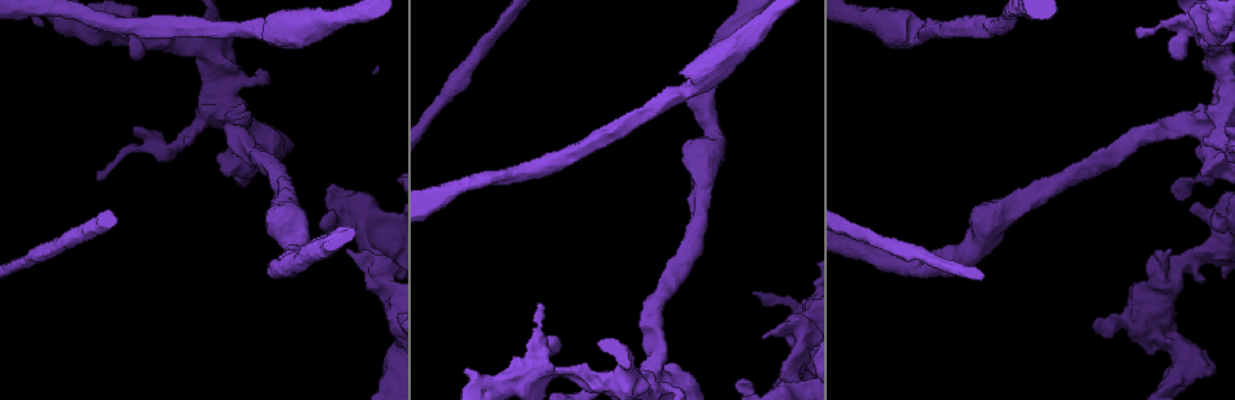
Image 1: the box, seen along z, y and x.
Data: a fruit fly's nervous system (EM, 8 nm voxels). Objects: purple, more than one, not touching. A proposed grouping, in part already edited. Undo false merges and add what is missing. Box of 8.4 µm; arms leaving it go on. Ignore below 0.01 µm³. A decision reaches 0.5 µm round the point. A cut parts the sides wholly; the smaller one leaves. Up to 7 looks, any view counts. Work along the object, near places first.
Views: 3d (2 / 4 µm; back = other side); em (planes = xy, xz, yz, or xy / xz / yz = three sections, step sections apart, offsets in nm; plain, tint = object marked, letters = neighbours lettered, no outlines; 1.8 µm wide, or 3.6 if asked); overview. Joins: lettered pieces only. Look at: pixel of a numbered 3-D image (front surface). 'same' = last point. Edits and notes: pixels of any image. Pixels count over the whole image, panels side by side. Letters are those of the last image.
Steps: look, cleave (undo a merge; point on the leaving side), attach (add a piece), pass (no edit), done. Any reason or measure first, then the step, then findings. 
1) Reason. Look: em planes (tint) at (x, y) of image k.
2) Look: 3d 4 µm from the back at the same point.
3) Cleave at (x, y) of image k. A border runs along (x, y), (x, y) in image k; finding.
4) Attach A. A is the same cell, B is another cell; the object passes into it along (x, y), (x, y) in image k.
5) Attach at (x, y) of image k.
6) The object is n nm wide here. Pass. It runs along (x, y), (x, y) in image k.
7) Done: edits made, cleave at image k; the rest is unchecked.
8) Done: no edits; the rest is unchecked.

Sudden change in width. Look: 3d 4 µm at (537, 372) of image 1.

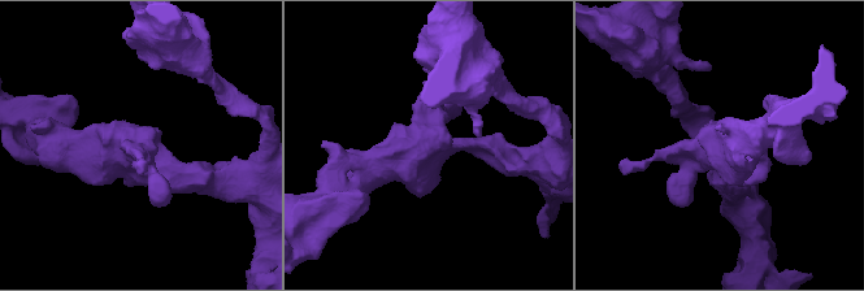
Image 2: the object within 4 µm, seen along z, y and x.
Look: em planes (plain) at (427, 148) of image 2.

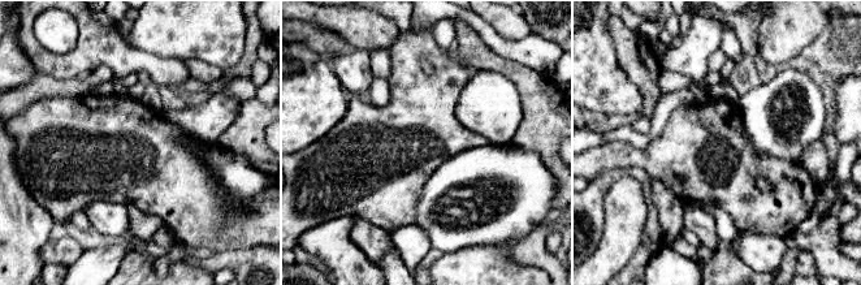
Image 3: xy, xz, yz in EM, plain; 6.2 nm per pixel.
Look: em planes (letters) at the same point.

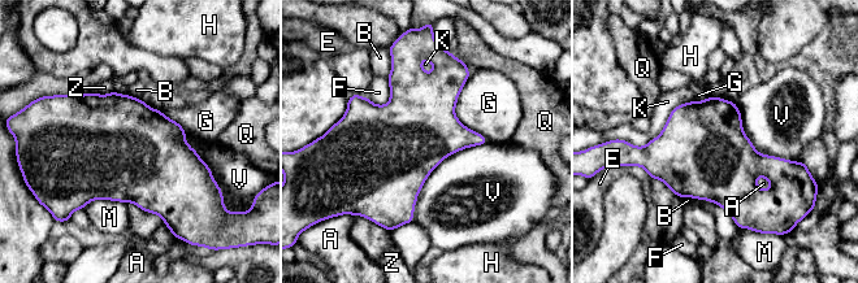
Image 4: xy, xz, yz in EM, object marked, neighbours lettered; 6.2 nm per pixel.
Pass. A, B, E, F, G, H, K, M, Q, V and Z are other cells; continuous, no second neuron.

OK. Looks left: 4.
Three arms meet. Look: em xz step 8 (letters) at (626, 379) of image 1.

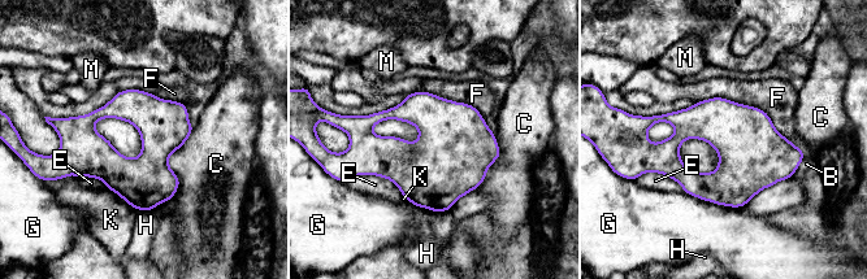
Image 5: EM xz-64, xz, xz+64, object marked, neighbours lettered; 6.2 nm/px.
The object is 300 nm wide here. Pass. B, C, E, F, G, H, K and M are other cells; a border runs along (194, 127), (169, 157), (170, 199) in image 5; continuous, no second neuron.

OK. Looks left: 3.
Thick end. Look: em planes (letters) at (1213, 215) of image 1.

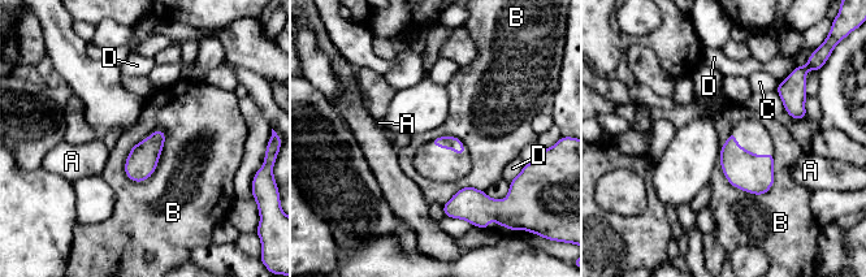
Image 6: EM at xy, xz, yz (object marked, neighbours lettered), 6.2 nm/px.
Pass. A, B, C and D are other cells; a border runs along (164, 130), (157, 167), (130, 181) in image 6; none of them fits.

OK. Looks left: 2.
Done: no edits; the rest is unchecked.

